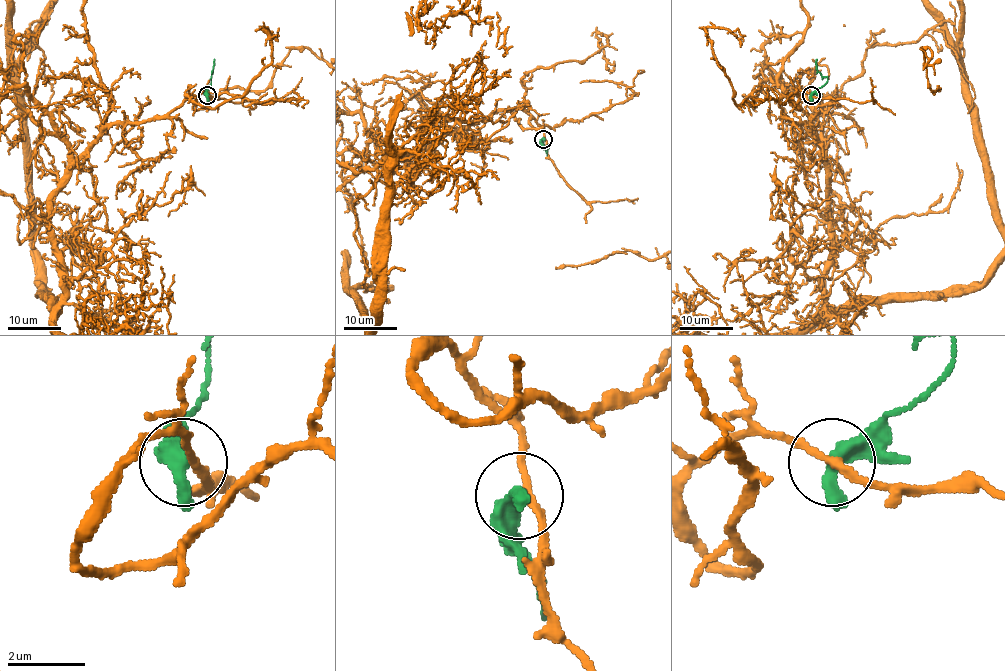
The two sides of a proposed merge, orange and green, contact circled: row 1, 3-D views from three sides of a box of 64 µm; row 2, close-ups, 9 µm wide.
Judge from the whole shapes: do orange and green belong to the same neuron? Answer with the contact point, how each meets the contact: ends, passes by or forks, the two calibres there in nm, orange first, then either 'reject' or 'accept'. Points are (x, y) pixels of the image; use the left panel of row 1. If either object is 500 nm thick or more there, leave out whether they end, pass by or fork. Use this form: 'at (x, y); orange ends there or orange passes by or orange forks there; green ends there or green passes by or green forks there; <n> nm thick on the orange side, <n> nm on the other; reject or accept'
at (207, 95); 180 nm thick on the orange side, 600 nm on the other; reject

